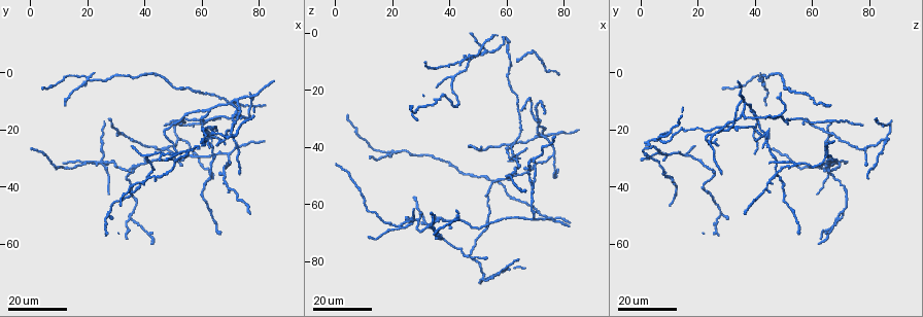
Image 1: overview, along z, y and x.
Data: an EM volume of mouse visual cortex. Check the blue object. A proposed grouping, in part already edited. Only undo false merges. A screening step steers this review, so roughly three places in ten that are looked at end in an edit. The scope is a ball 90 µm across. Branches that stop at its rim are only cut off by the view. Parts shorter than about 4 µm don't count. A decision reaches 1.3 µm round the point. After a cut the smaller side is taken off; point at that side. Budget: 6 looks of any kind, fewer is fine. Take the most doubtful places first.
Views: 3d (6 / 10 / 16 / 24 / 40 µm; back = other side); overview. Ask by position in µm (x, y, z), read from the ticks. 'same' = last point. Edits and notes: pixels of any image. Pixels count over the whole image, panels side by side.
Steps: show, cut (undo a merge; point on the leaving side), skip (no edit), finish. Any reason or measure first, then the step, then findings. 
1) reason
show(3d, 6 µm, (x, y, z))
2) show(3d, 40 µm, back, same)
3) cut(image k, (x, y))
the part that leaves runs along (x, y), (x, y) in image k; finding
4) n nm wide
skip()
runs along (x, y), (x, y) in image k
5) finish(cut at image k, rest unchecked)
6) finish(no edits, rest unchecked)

four arms meet
show(3d, 24 µm, (52, 28, 6))

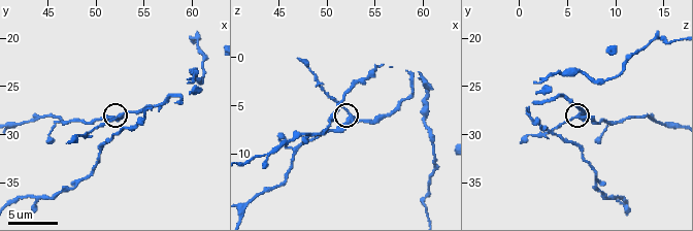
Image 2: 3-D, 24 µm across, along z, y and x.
show(3d, 10 µm, (52.4, 28.0, 6.2))

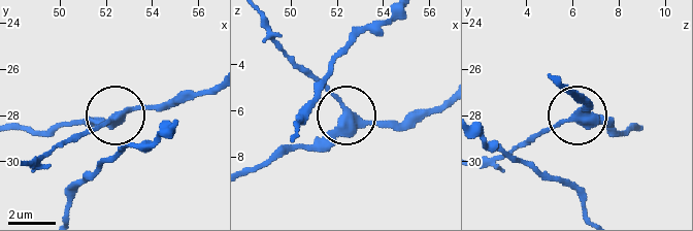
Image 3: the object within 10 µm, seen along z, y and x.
320 nm wide
skip()
all the same neuron

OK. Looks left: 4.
small branch off a trunk
show(3d, 16 µm, (48, 27, 79))

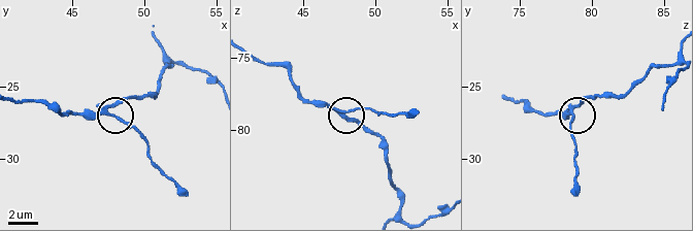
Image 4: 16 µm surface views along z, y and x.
show(3d, 6 µm, (47.4, 26.8, 78.6))

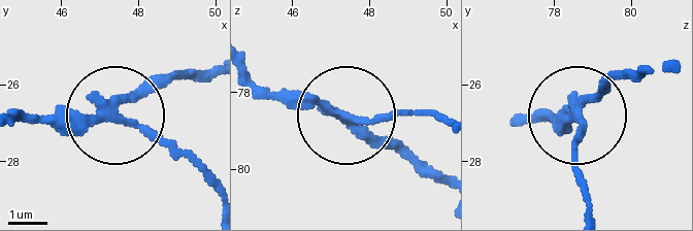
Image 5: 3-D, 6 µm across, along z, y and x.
side arm 9 µm; 3 arms
cut(image 5, (170, 151))
two neurons meet here

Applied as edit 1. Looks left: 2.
finish(cut at image 5, rest unchecked)

